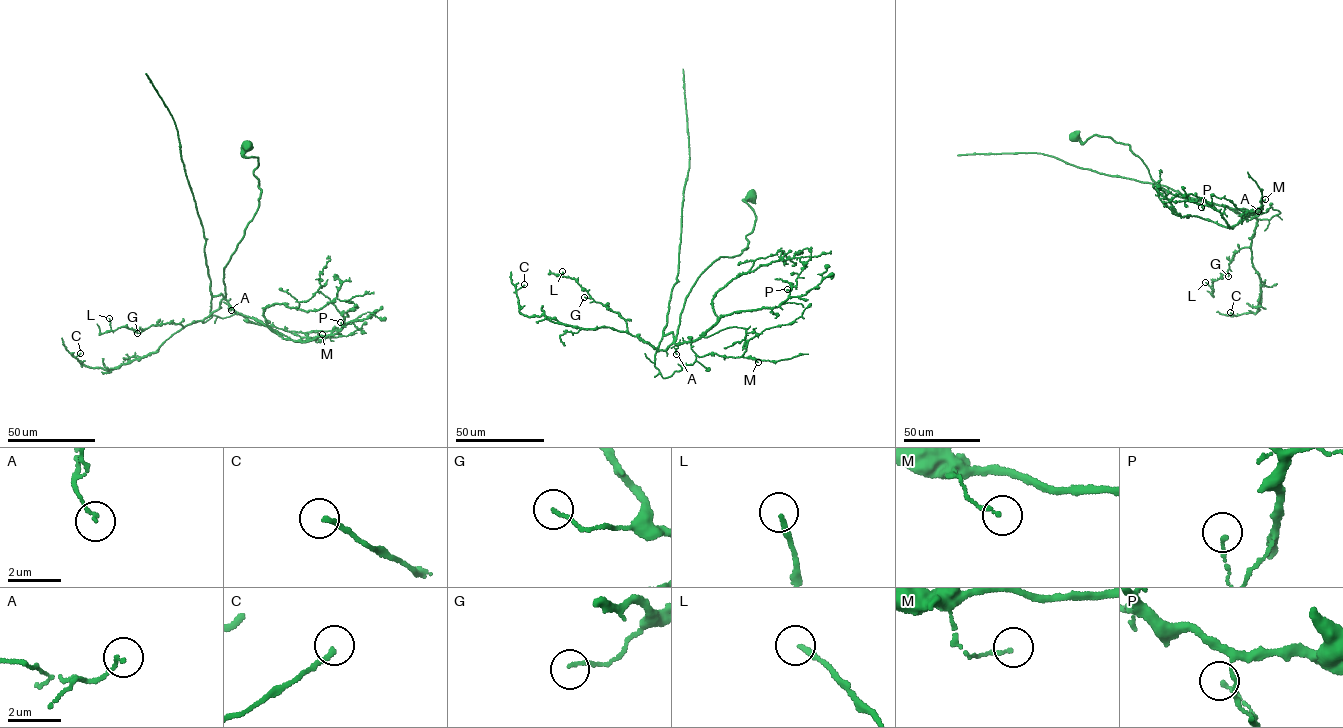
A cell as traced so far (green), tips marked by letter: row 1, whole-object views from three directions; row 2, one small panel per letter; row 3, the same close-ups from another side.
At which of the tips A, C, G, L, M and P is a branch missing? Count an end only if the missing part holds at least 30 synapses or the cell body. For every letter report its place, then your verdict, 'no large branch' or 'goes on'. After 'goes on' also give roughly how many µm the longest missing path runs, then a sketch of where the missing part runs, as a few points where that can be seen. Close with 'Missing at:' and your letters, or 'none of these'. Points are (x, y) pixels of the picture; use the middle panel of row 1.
A: at (676, 354); no large branch
C: at (524, 284); no large branch
G: at (584, 297); no large branch
L: at (562, 271); no large branch
M: at (758, 362); no large branch
P: at (787, 289); no large branch
Missing at: none of these

